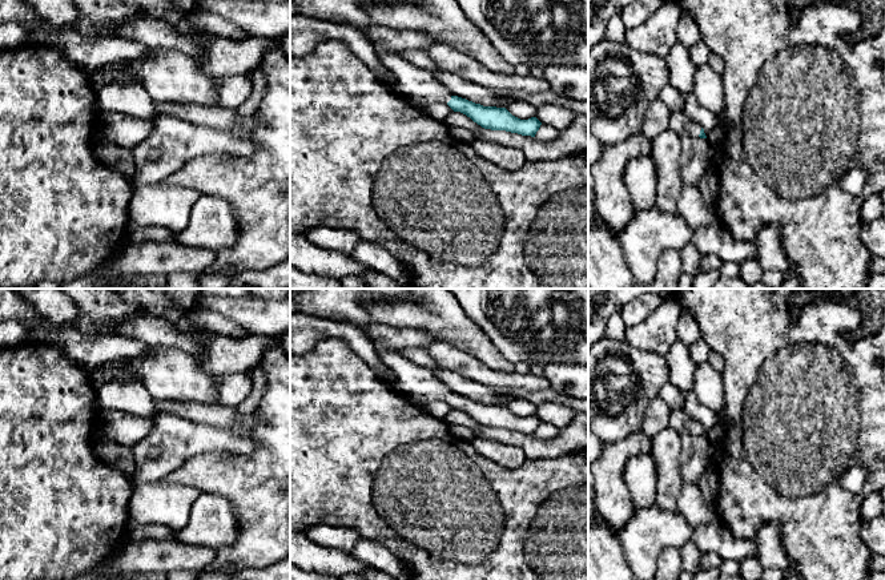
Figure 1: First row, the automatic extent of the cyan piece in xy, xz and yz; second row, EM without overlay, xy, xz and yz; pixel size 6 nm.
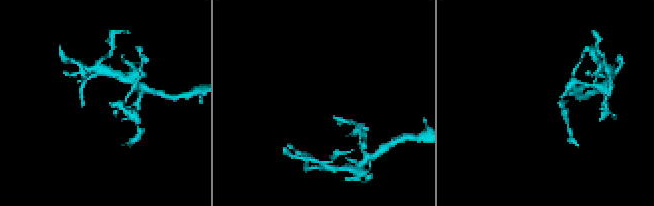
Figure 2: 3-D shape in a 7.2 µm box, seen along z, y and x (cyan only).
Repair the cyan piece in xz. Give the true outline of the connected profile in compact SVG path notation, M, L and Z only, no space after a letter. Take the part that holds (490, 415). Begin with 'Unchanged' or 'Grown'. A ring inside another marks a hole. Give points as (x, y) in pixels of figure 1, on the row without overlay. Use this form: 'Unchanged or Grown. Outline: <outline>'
Grown. Outline: M371 342L382 362L395 374L397 382L394 388L422 407L434 400L443 400L454 410L466 412L484 427L506 428L531 435L535 435L542 423L536 415L520 418L512 414L506 406L483 404L452 394L431 370L419 367L406 359L402 355L402 350L387 349L381 343Z

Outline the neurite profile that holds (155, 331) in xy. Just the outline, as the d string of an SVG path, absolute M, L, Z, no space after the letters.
M146 314L128 317L114 331L118 337L141 339L148 346L173 346L194 357L202 353L202 345L194 338L182 335L166 321Z

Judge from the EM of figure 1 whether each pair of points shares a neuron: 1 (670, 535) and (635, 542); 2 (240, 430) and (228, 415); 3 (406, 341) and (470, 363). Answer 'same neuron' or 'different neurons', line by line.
1: same neuron
2: different neurons
3: different neurons

